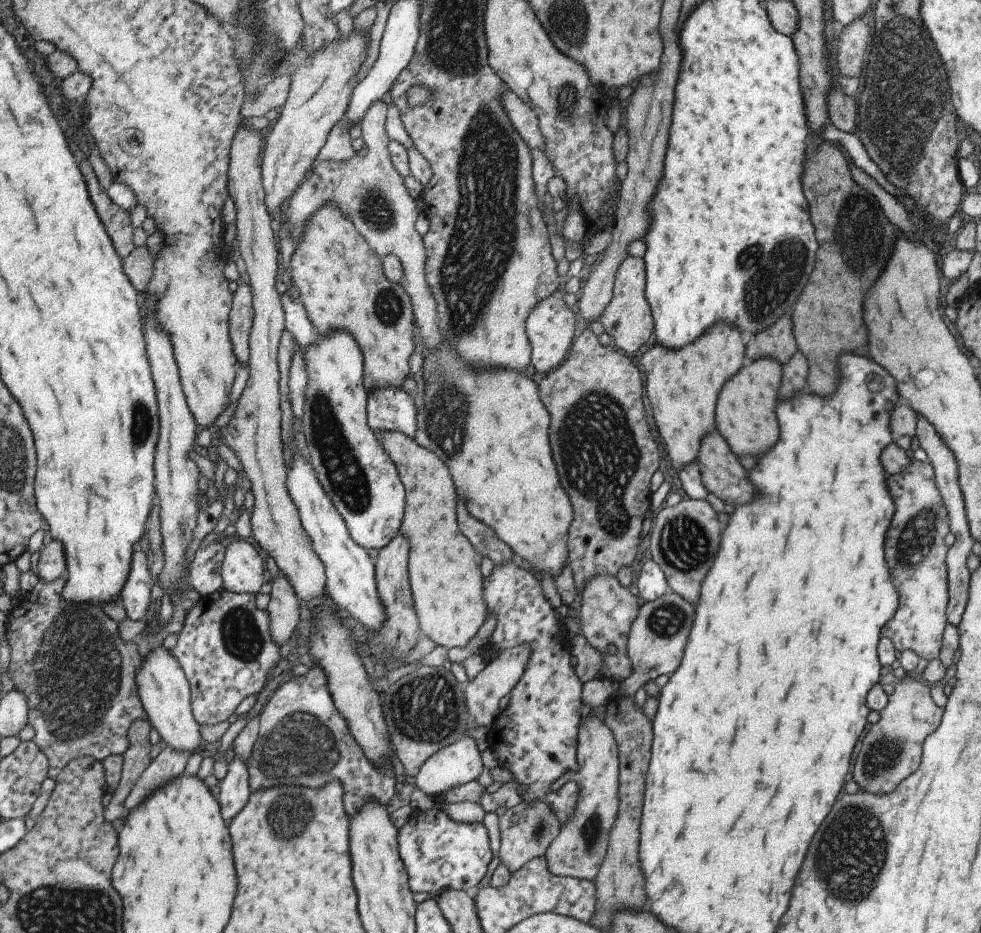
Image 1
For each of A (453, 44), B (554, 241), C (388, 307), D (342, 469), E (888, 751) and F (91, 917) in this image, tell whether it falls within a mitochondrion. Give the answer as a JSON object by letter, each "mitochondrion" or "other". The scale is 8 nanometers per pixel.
{"A":"mitochondrion","B":"other","C":"mitochondrion","D":"mitochondrion","E":"mitochondrion","F":"mitochondrion"}

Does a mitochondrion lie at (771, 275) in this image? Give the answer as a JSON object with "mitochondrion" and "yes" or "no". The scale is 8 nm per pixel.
{"mitochondrion":"yes"}

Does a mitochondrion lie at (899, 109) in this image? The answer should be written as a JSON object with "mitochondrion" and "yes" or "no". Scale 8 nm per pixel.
{"mitochondrion":"yes"}

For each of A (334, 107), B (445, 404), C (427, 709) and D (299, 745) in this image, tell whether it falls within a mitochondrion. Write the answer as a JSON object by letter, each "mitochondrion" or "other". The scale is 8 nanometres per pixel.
{"A":"other","B":"mitochondrion","C":"mitochondrion","D":"mitochondrion"}

